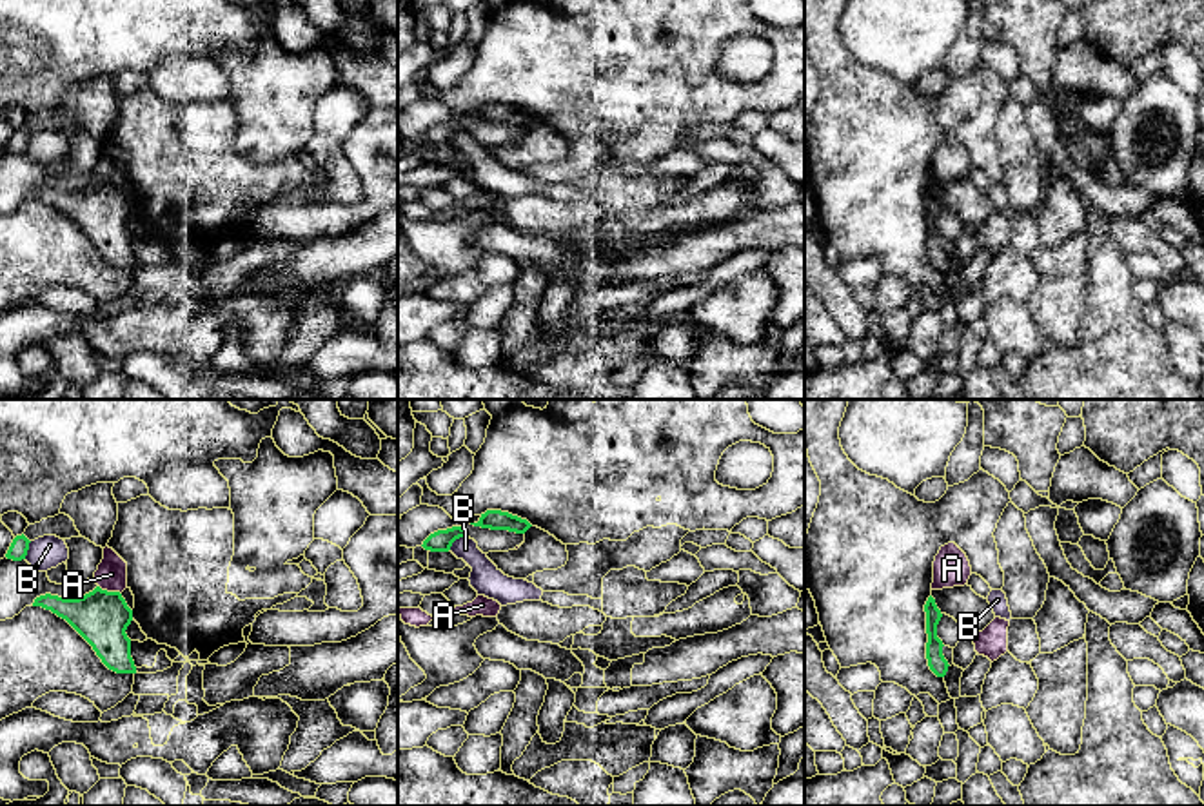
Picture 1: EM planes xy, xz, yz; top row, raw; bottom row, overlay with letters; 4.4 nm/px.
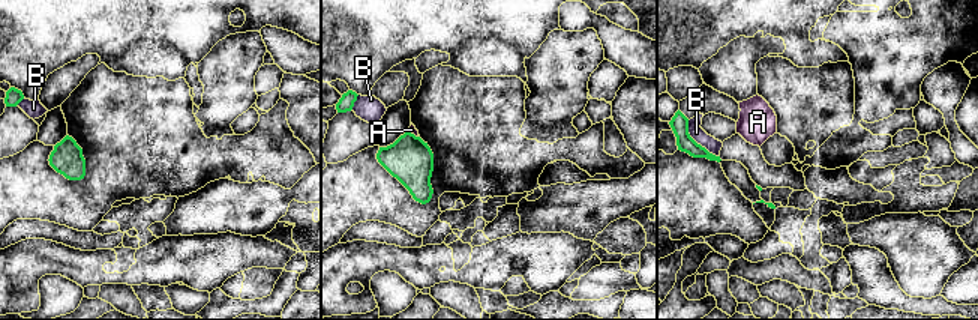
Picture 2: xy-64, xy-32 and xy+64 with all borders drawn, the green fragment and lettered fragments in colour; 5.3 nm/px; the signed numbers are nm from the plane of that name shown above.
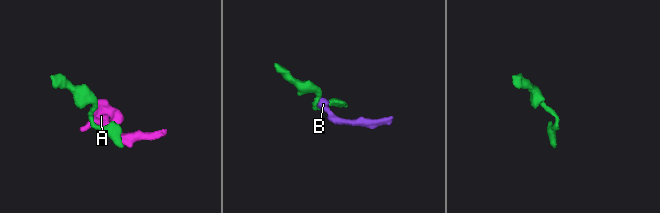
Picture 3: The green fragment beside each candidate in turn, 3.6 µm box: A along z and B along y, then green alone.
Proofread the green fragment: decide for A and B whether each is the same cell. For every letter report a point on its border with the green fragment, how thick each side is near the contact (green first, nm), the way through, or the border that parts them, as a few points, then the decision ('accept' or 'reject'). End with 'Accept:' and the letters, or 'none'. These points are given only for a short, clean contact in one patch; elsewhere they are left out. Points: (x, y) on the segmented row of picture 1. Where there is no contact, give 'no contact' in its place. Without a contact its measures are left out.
A: xy (109, 592) | 240/140 nm | along xy (98, 585), (120, 594) | reject
B: xz (456, 538) | 100/140 nm | along xz (467, 536), (460, 536), (449, 549) | reject
Accept: none

